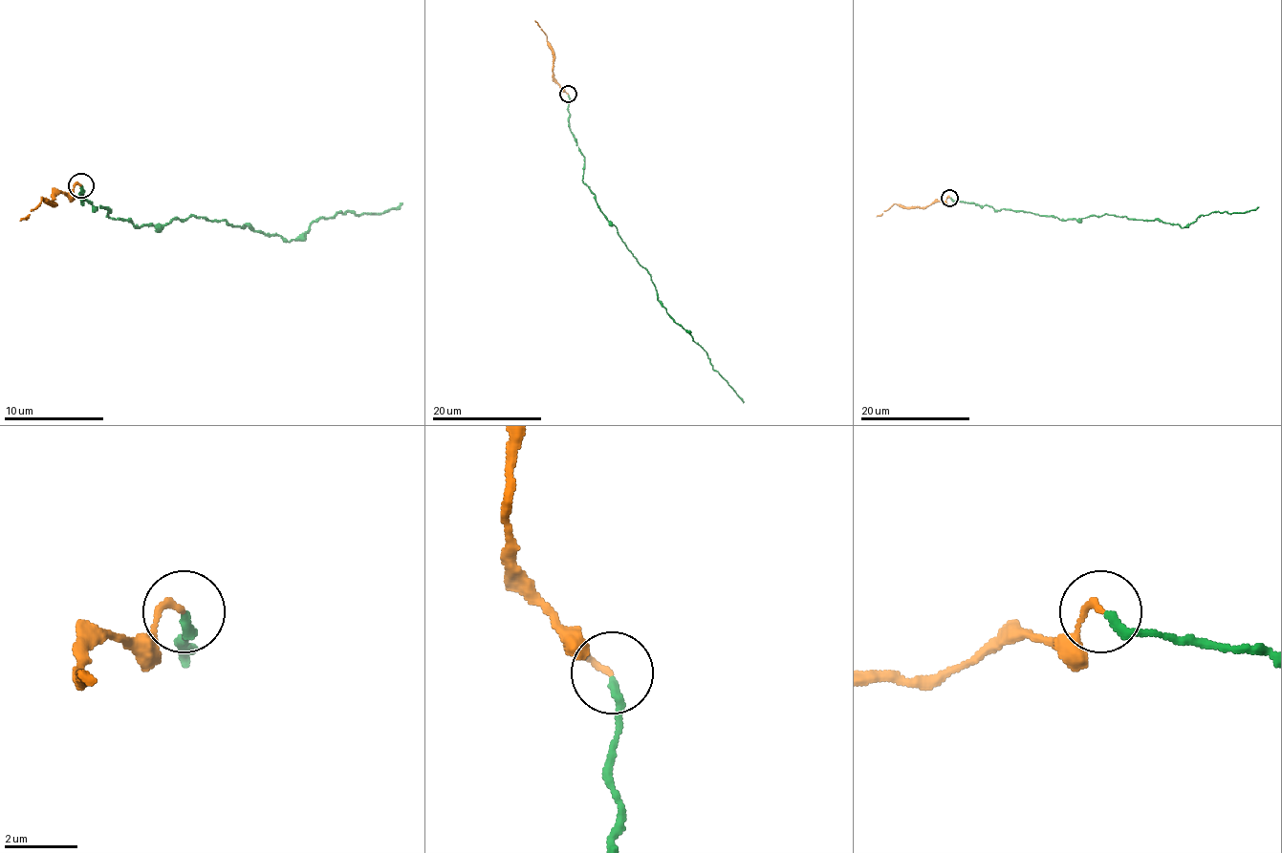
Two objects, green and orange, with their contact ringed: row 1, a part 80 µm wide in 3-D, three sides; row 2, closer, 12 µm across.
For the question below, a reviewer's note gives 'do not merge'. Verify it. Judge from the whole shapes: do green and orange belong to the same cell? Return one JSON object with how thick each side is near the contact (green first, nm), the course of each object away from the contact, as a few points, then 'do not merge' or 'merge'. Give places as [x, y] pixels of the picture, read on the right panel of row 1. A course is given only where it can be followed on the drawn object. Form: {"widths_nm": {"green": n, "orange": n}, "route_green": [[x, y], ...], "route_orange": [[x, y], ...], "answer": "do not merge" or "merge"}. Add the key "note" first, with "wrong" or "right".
{"note": "wrong", "widths_nm": {"green": 240, "orange": 180}, "route_green": [[949, 197], [996, 210], [1066, 220], [1108, 213], [1187, 227], [1203, 215], [1245, 213], [1258, 206]], "route_orange": [[949, 197], [926, 206], [903, 208], [894, 203], [876, 216]], "answer": "merge"}

